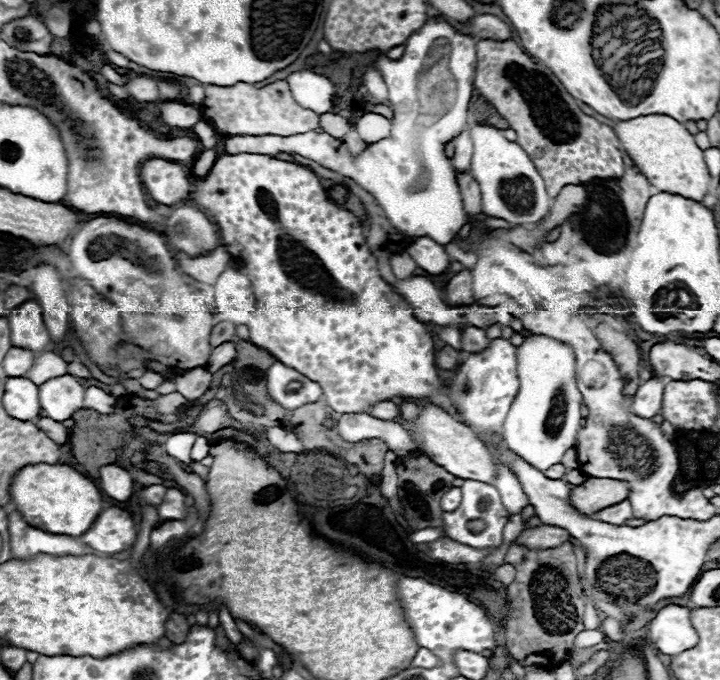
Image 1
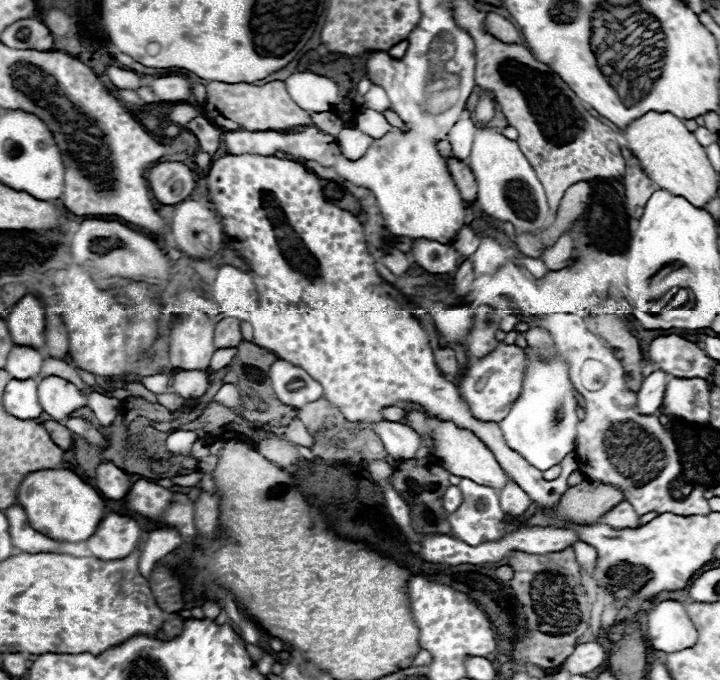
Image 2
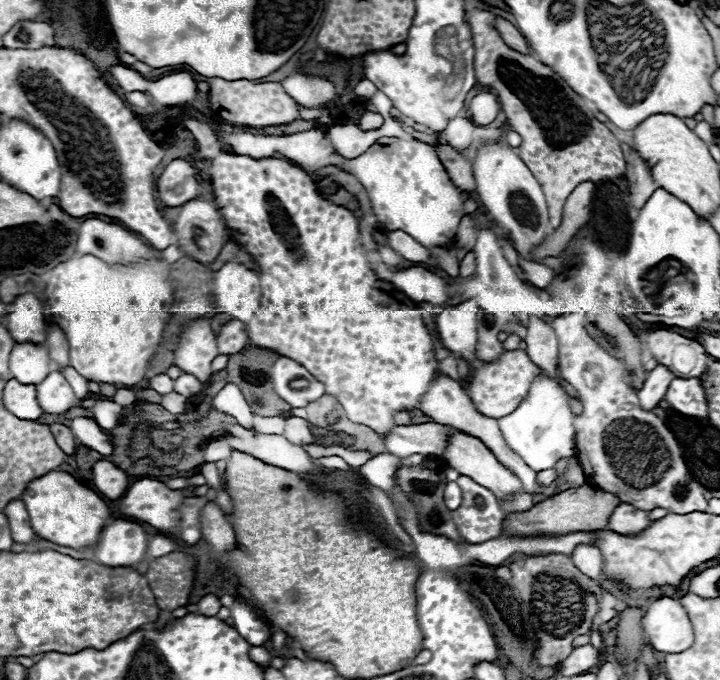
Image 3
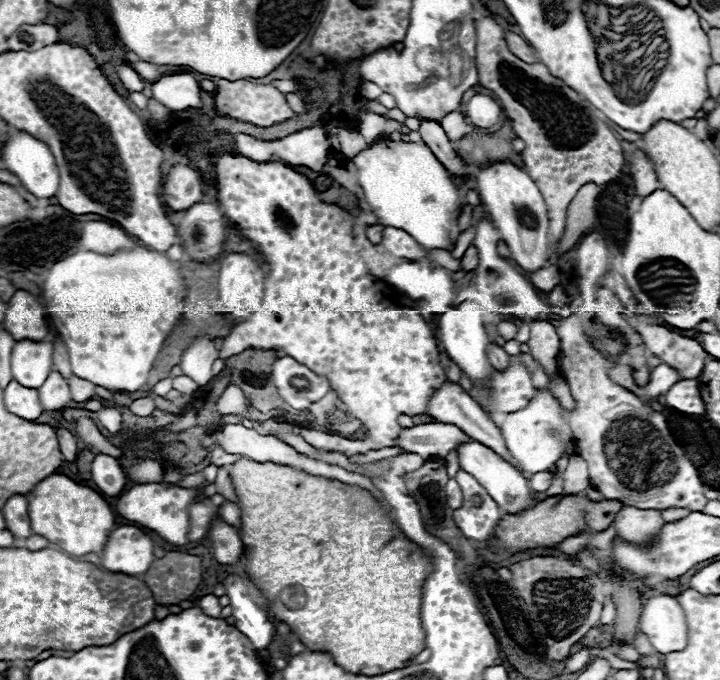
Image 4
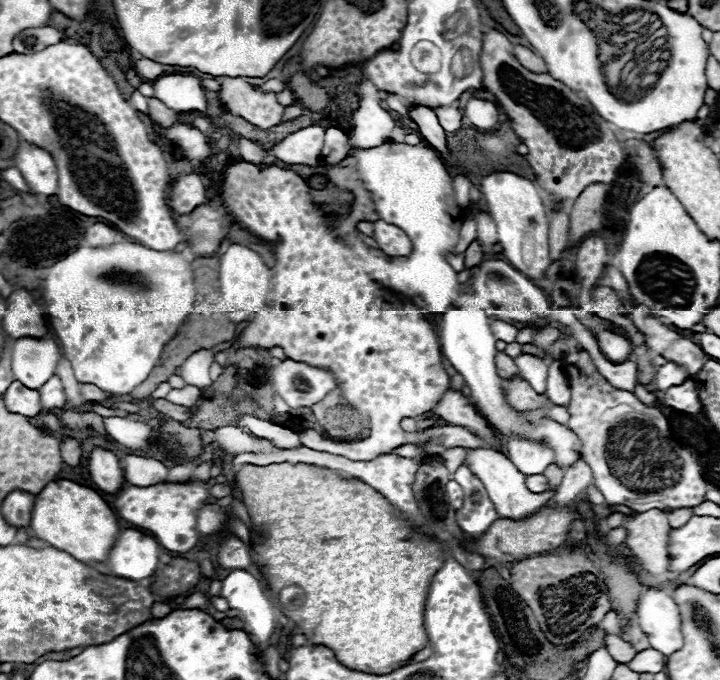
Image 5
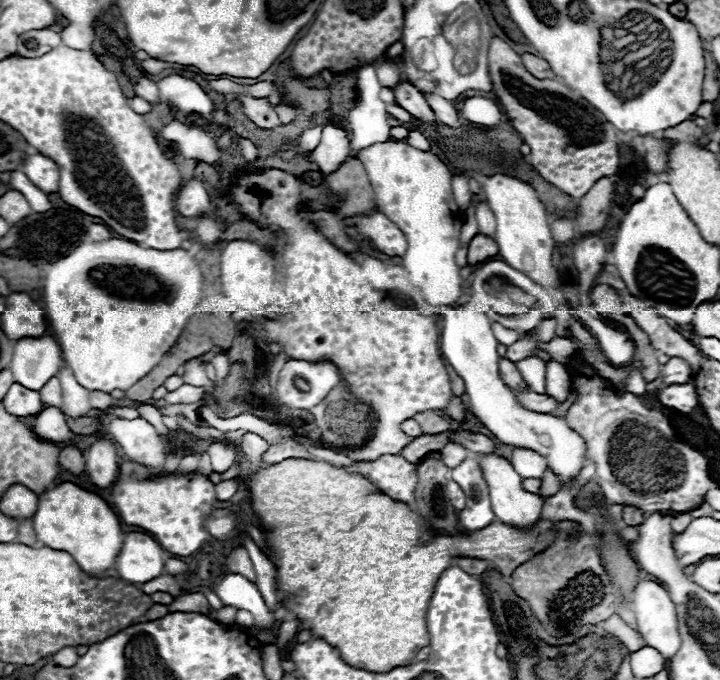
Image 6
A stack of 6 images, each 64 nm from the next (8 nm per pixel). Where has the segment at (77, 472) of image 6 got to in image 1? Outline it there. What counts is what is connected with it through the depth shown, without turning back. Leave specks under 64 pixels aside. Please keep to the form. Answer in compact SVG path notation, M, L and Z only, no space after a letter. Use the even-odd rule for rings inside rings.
M40 418L38 420L38 428L46 432L46 436L50 440L54 440L56 444L66 444L68 442L68 428L62 426L60 422L54 422L50 418Z

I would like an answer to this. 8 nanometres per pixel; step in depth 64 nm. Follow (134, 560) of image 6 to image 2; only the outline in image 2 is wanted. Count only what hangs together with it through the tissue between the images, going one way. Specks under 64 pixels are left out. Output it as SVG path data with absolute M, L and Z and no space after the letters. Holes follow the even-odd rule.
M108 514L98 530L86 540L86 546L100 560L122 560L142 542L142 528L130 516Z

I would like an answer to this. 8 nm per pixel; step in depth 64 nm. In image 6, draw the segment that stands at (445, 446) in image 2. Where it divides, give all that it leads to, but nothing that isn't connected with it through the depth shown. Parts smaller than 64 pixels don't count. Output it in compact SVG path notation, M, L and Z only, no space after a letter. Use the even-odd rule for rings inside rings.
M484 454L482 468L484 468L484 478L488 482L488 488L490 488L490 502L492 502L492 510L496 514L496 520L502 524L514 526L514 528L522 528L522 530L534 528L540 520L540 510L542 510L544 498L522 490L522 478L516 474L512 464L508 460L504 460L502 456Z

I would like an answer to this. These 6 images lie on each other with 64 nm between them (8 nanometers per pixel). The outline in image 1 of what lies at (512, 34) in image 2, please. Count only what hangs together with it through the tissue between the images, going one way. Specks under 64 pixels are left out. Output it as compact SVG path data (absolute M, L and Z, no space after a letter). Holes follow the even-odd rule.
M492 14L474 18L474 22L470 26L456 24L456 28L472 38L492 38L492 40L512 40L514 38L510 26Z

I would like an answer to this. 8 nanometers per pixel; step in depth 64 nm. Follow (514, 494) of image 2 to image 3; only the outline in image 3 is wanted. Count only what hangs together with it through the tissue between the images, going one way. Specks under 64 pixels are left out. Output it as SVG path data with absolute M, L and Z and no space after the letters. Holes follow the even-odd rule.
M520 494L520 496L514 496L512 500L502 502L502 508L506 512L522 512L522 510L530 510L532 506L534 506L532 494Z

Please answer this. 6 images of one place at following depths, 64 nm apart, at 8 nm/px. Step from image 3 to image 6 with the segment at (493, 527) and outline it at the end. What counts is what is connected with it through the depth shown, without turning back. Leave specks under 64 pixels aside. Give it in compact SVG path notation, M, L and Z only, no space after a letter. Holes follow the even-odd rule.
M468 456L462 460L456 468L452 468L452 480L462 486L466 492L466 510L458 512L458 522L462 528L468 532L476 532L492 524L496 518L490 506L490 492L488 484L482 476L482 466L480 466L480 456Z

